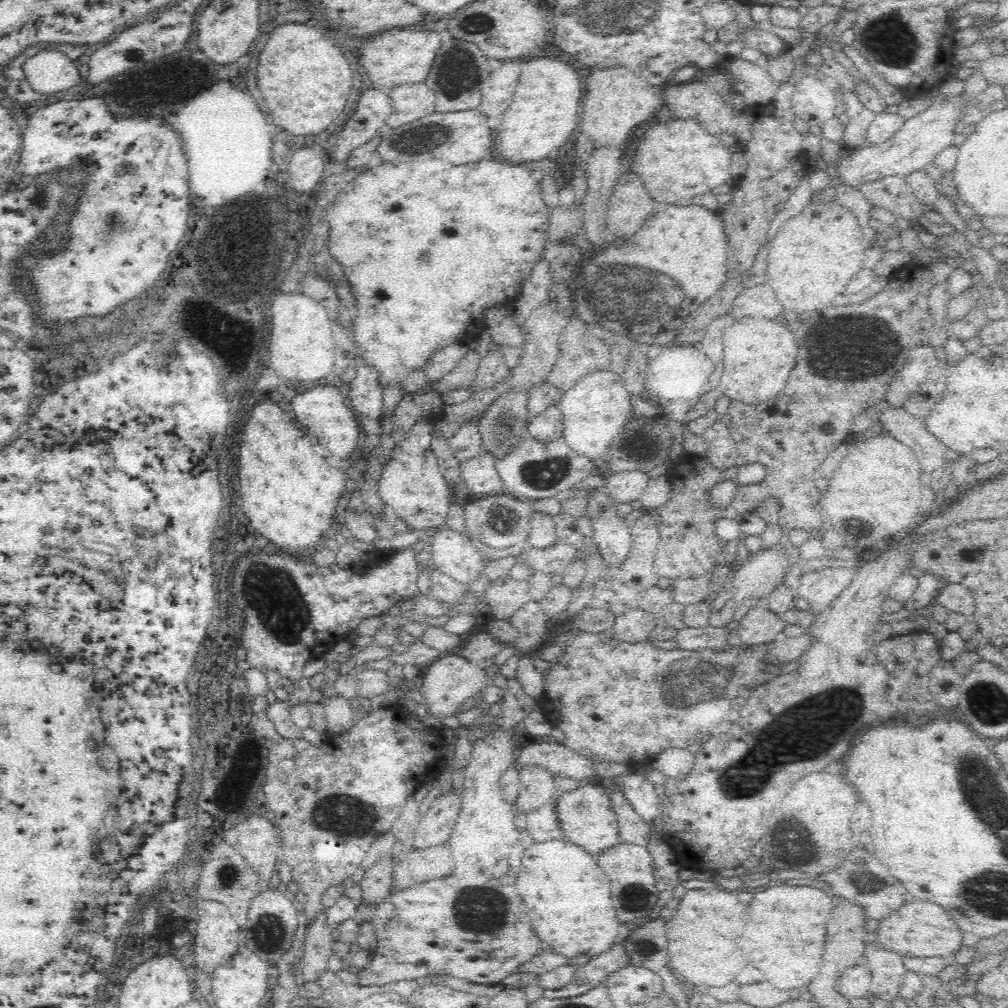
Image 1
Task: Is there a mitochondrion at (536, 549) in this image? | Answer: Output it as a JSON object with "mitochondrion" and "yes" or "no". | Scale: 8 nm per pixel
{"mitochondrion":"no"}

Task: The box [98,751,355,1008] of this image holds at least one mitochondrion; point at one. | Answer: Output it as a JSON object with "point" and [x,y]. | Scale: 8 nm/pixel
{"point":[267,931]}

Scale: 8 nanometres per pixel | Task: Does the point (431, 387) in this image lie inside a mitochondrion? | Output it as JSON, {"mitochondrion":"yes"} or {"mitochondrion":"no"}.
{"mitochondrion":"no"}

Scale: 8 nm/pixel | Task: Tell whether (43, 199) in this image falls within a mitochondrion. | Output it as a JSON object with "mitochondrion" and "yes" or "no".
{"mitochondrion":"yes"}

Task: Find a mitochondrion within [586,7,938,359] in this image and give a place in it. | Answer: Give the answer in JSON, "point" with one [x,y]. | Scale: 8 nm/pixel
{"point":[888,40]}

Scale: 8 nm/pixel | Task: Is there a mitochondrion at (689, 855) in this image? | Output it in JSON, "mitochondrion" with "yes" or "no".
{"mitochondrion":"no"}

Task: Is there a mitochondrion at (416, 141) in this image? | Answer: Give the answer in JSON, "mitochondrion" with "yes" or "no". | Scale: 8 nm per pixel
{"mitochondrion":"yes"}

